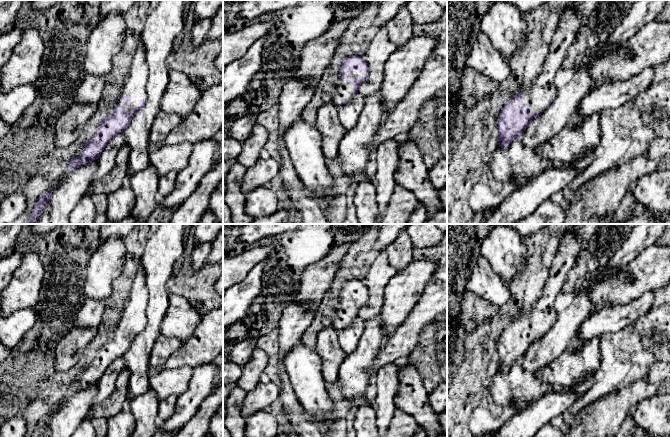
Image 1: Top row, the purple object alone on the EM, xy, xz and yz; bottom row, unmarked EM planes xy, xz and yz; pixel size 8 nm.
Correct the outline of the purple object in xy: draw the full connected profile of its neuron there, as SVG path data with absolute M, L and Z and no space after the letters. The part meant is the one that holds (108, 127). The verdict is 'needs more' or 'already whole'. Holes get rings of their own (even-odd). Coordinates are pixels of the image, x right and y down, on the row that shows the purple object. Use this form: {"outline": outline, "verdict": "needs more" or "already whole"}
{"outline": "M141 38L133 57L129 77L122 87L113 113L110 116L102 117L97 124L96 132L83 145L81 153L78 156L72 156L68 163L68 172L97 160L105 146L118 133L125 132L133 115L145 105L147 79L148 67Z", "verdict": "needs more"}

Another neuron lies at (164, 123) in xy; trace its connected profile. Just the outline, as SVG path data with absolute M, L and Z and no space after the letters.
M170 69L168 85L160 102L161 111L157 114L150 128L150 142L163 142L166 137L181 124L182 119L193 111L201 95L202 92L186 75Z

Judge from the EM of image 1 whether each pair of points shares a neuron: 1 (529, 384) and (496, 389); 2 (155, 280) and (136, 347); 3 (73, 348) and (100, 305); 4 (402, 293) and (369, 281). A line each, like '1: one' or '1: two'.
1: one
2: one
3: two
4: two

